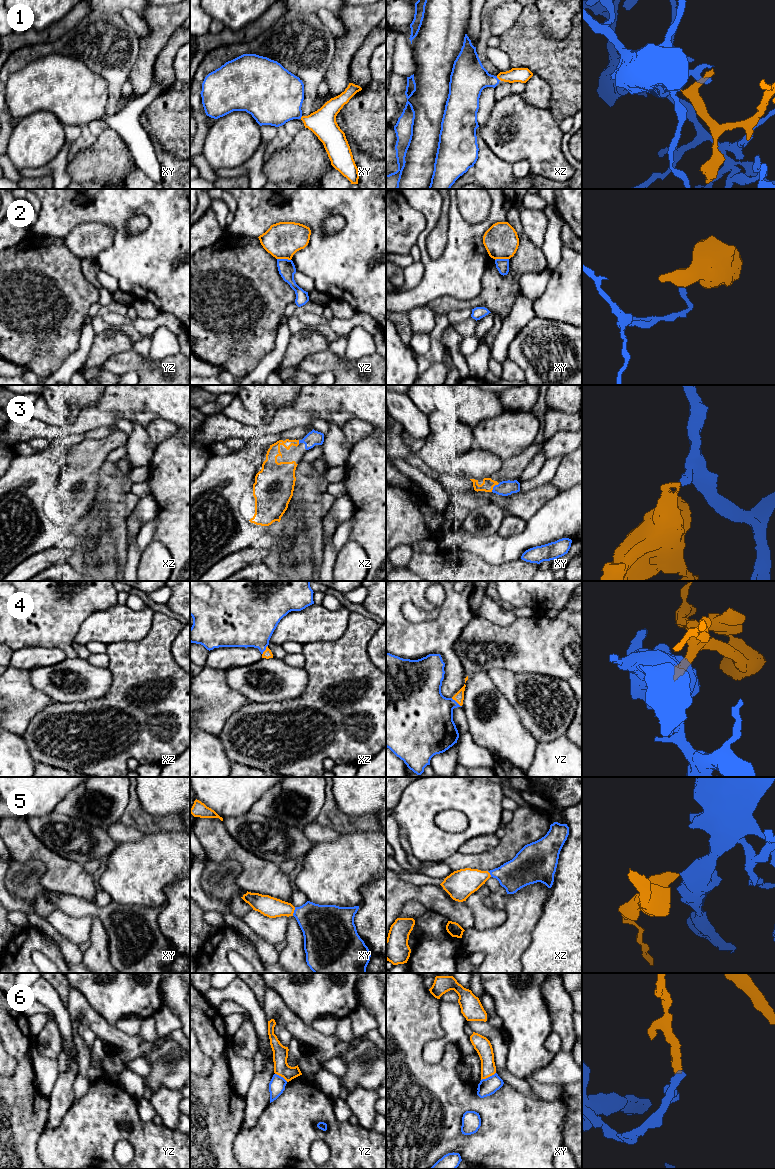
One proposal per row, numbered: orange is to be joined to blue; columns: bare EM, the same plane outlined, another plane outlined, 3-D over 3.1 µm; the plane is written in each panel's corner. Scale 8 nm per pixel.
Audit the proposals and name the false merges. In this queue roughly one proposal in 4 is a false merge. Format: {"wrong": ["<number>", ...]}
{"wrong": ["2", "6"]}

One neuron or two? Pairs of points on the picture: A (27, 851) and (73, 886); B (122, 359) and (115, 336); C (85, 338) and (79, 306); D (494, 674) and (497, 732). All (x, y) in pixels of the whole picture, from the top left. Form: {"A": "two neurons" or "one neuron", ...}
{"A": "one neuron", "B": "two neurons", "C": "two neurons", "D": "two neurons"}

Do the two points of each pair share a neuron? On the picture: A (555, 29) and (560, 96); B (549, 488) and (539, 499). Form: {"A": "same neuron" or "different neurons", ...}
{"A": "different neurons", "B": "same neuron"}

